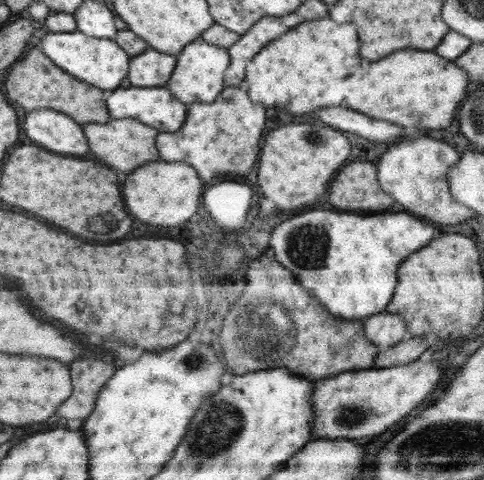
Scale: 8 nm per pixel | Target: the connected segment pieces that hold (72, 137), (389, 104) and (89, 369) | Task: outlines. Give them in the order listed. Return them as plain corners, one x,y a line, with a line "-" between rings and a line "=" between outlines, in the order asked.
36,110
24,118
24,132
34,142
60,154
86,154
88,140
82,124
67,113
=
400,50
392,52
392,56
386,56
378,62
364,62
344,84
340,86
340,106
352,108
356,112
362,112
366,116
378,118
378,120
392,120
400,126
426,126
426,128
446,128
454,120
454,114
460,106
460,102
466,96
466,84
468,76
458,66
454,66
450,60
434,54
434,52
422,52
422,50
=
80,358
76,364
70,364
70,368
76,392
72,392
72,400
68,400
68,404
64,404
58,414
74,420
72,425
77,425
95,411
100,391
110,382
116,370
112,364
104,364
99,358

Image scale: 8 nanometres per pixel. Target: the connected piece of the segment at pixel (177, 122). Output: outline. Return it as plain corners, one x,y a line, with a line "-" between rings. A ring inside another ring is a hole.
166,86
164,87
118,87
108,97
108,108
117,119
134,119
159,129
159,132
176,131
186,120
188,105
178,100

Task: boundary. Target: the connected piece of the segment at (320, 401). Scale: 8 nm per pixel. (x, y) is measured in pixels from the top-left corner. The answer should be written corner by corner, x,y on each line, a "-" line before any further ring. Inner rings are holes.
436,356
432,360
422,362
419,359
392,366
390,368
370,368
362,371
346,371
339,375
315,382
312,392
312,436
314,438
366,438
376,436
388,430
392,424
408,416
418,408
426,397
434,392
441,380
441,375
448,370
446,360

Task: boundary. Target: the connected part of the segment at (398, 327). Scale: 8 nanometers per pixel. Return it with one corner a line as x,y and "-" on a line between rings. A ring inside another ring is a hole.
388,312
363,319
365,338
380,349
388,349
406,338
406,324
396,314

